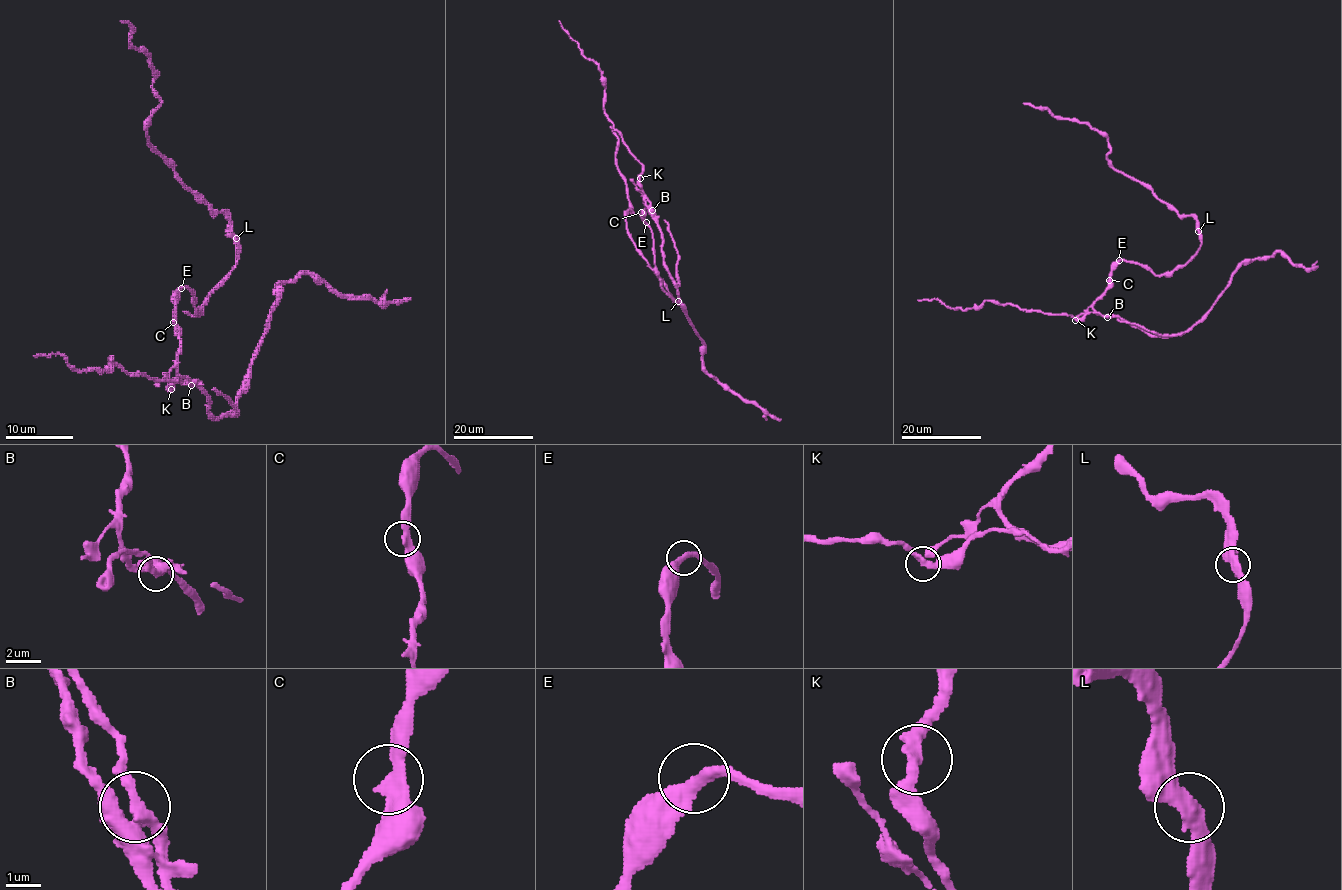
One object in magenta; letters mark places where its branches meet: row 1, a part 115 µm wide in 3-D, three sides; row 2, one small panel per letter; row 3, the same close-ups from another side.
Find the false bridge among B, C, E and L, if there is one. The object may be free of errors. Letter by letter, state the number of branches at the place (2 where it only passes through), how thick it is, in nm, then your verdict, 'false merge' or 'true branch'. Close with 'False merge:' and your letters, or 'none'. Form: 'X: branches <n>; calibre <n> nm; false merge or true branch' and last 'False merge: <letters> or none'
B: branches 2; calibre 360 nm; false merge
C: branches 2; calibre 380 nm; true branch
E: branches 2; calibre 320 nm; true branch
L: branches 2; calibre 360 nm; true branch
False merge: B

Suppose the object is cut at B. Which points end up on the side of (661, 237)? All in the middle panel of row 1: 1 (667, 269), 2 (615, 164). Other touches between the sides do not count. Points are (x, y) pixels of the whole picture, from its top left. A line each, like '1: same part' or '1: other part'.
1: same part
2: same part

